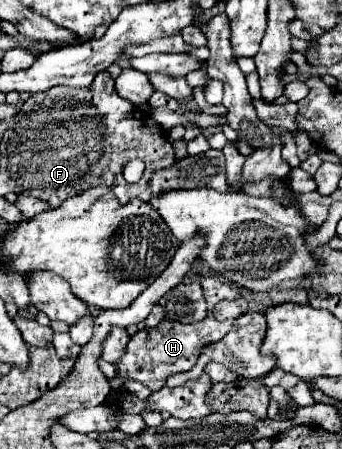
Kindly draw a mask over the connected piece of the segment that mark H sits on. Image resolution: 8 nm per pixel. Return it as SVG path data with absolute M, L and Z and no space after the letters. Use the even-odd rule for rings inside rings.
M207 313L207 317L203 321L193 323L193 325L185 325L185 323L175 323L175 321L163 319L157 327L141 329L129 339L127 353L117 361L119 377L121 379L125 379L125 377L137 379L145 387L149 387L151 391L159 391L169 375L179 373L179 371L189 371L197 363L197 357L199 357L201 349L205 345L209 345L209 343L215 343L215 341L223 339L223 335L229 329L231 329L231 323L217 321L213 317L213 313ZM163 323L167 323L167 325L163 327ZM163 369L169 375L163 375Z

